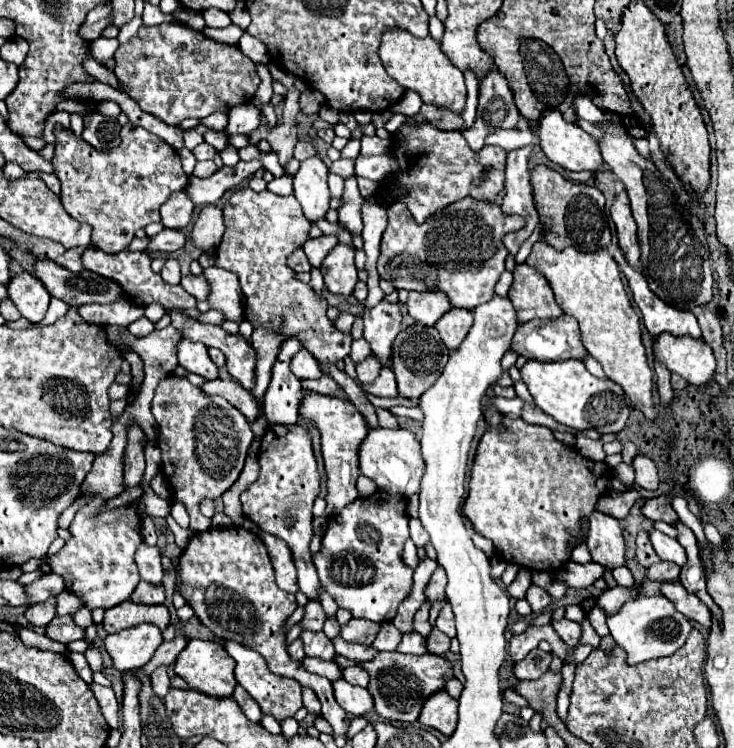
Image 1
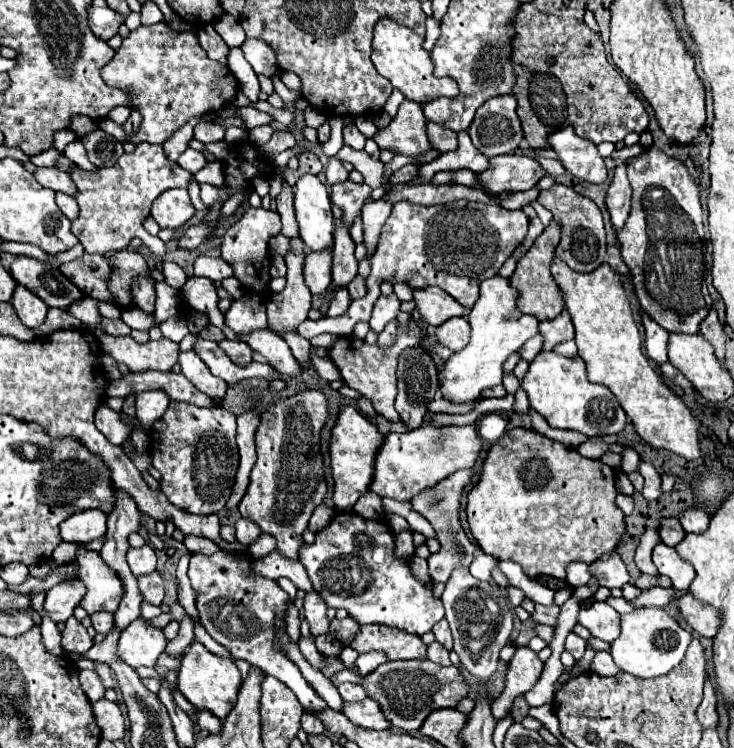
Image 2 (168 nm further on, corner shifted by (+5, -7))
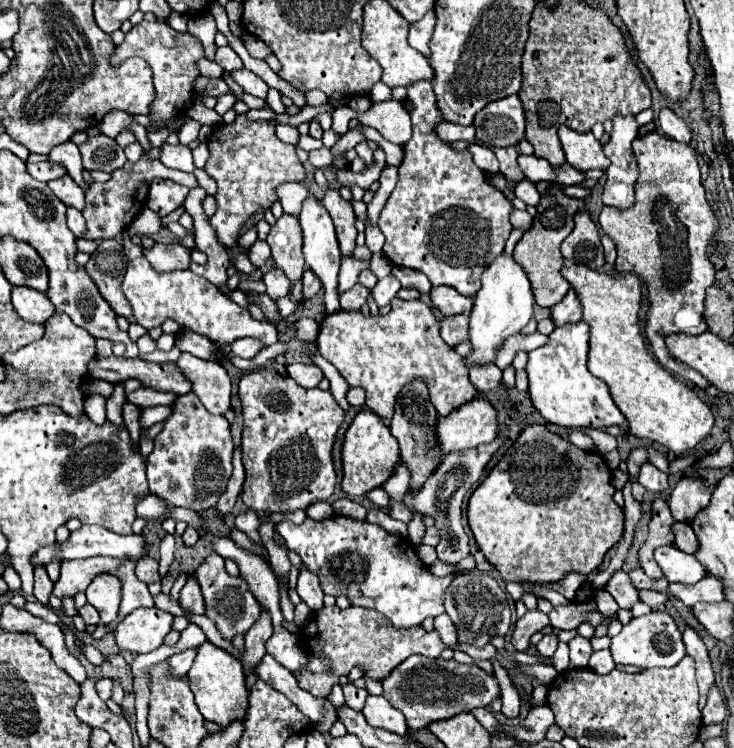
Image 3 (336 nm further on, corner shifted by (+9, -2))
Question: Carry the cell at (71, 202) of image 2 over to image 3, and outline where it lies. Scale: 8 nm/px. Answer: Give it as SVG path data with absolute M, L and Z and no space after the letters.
M68 206L68 228L74 232L74 236L76 238L82 238L82 234L84 234L84 230L86 230L86 226L84 226L84 218L82 218L82 212L80 210L76 210L76 208L70 208Z

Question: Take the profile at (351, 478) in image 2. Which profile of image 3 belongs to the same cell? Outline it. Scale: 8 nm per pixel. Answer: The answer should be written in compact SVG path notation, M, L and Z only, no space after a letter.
M360 410L352 424L346 430L342 444L342 490L348 496L362 496L374 488L378 488L392 474L394 466L400 460L400 450L396 438L390 434L388 426L370 410Z

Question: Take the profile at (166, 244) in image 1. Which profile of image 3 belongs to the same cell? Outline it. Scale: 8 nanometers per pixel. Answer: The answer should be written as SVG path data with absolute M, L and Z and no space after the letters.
M236 116L232 124L220 124L208 138L210 160L206 172L216 180L216 214L210 216L218 240L228 248L236 244L242 224L260 208L268 208L276 196L274 188L284 182L304 180L304 168L296 158L296 148L284 144L274 134L274 122L256 120L250 122L244 116Z

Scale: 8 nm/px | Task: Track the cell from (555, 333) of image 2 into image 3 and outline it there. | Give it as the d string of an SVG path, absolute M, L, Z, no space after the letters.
M568 290L568 294L558 304L554 304L554 308L550 308L550 318L556 328L566 324L578 324L582 320L582 308L574 290Z

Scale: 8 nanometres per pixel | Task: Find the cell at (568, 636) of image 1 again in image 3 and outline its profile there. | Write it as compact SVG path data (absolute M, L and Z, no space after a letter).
M576 636L574 640L568 642L570 646L570 668L586 668L588 666L588 658L592 654L592 646L588 638Z

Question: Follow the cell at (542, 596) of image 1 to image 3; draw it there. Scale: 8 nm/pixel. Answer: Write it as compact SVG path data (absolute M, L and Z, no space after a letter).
M590 600L588 604L580 604L578 608L572 606L556 606L550 610L548 618L550 618L550 626L558 628L558 630L574 630L578 624L584 622L584 618L580 616L580 612L594 608L594 600Z

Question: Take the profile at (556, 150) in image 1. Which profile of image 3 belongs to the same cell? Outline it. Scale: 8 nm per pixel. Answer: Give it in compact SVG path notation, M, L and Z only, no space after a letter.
M568 126L558 128L558 138L562 142L562 150L566 154L566 162L574 166L576 170L606 170L610 166L610 160L602 152L602 144L594 138L592 132L580 134L574 132Z

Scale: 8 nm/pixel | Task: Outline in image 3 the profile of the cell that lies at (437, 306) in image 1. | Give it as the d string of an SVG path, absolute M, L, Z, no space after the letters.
M434 286L430 290L430 300L442 316L452 314L468 314L472 308L472 298L458 294L450 286Z

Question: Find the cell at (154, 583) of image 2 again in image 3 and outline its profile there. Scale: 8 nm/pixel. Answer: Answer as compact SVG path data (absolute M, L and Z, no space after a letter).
M142 558L140 562L136 562L136 576L138 580L142 580L144 584L154 584L160 582L160 574L158 574L158 562L152 558Z

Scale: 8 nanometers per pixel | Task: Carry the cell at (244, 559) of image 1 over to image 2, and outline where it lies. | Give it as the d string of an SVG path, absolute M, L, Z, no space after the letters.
M216 551L214 555L196 553L190 557L188 577L198 593L196 607L204 629L234 659L246 659L248 663L258 665L266 675L272 675L290 687L304 707L310 711L322 711L326 703L314 693L314 689L310 689L310 685L306 685L306 679L298 673L296 665L274 645L274 621L278 613L288 613L288 595L276 585L276 581L250 575L248 567L248 561L236 561L226 551Z

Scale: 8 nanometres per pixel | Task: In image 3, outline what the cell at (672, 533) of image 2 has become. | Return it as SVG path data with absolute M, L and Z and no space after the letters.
M676 522L676 524L672 524L672 532L674 532L674 546L676 548L680 548L682 552L688 552L688 554L696 552L698 542L696 542L696 536L694 536L690 524Z

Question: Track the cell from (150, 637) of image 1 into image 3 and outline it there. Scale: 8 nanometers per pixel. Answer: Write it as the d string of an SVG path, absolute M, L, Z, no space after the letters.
M136 608L114 630L118 648L134 656L156 650L172 630L172 618L160 608Z

